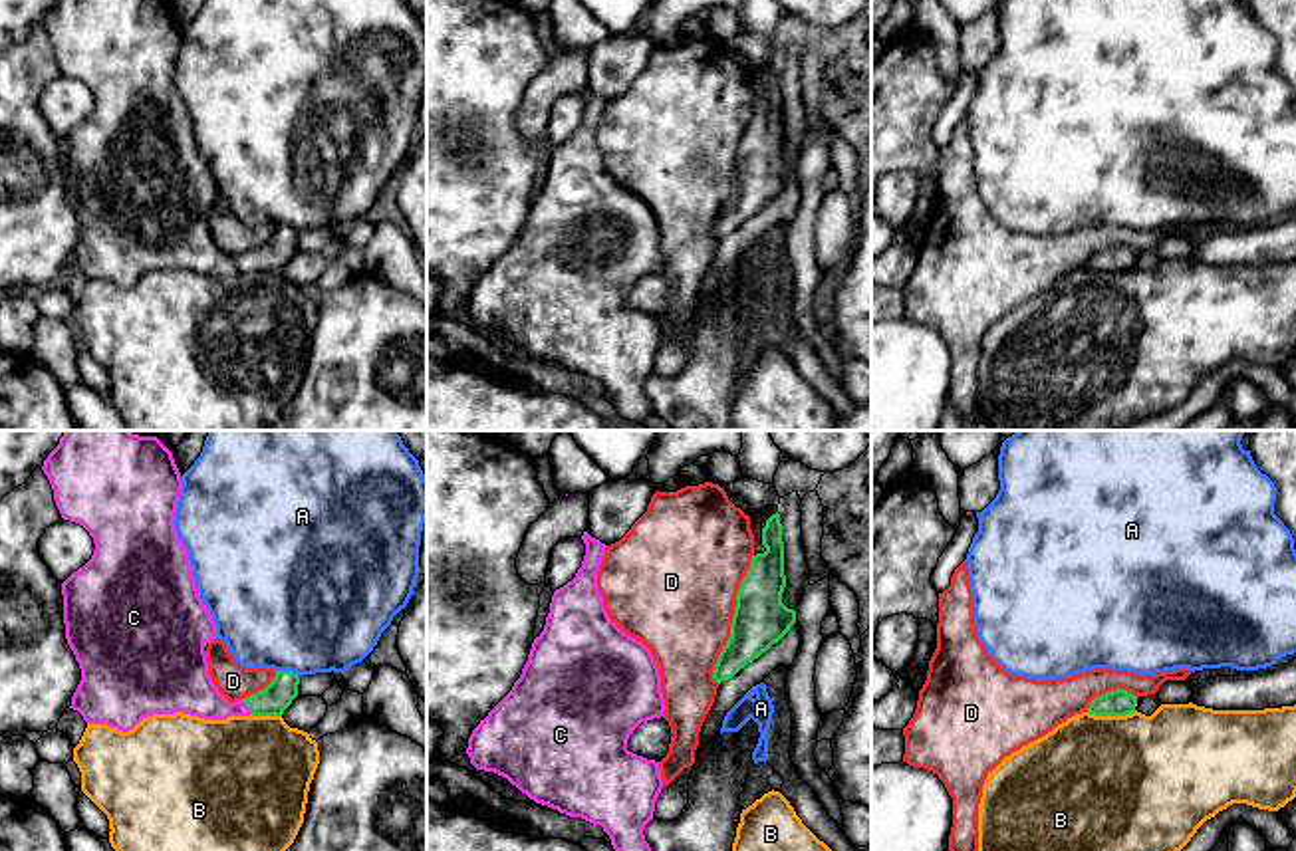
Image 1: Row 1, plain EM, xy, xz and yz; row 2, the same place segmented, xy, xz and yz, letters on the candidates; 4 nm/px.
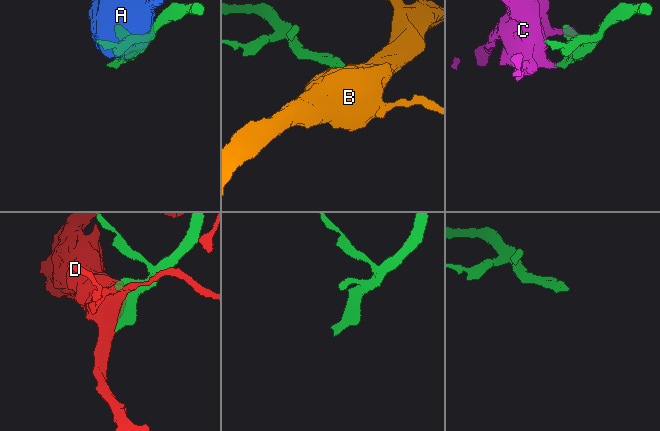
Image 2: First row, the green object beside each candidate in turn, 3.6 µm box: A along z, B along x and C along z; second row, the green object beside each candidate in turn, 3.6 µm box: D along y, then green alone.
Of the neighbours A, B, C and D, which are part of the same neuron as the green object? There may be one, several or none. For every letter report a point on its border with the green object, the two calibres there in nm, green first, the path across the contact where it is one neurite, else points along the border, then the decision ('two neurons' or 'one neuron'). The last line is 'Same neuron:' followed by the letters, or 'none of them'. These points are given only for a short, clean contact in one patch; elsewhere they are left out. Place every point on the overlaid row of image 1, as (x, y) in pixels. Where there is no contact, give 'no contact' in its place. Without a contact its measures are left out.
A: meets green in xy at (288, 671); 120 nm thick on the green side, 500 nm on the other; two neurons
B: meets green in yz at (1110, 715); 110 nm thick on the green side, 500 nm on the other; border along yz (1136, 711), (1124, 715), (1086, 713); two neurons
C: meets green in xy at (249, 707); 120 nm thick on the green side, 190 nm on the other; runs through xy (276, 697), (249, 707), (219, 709), (191, 691); one neuron
D: meets green in xz at (733, 619); 220 nm thick on the green side, 480 nm on the other; two neurons
Same neuron: C

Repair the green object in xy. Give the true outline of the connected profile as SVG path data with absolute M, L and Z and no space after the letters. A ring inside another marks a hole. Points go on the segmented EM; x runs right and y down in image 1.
M65 430L42 470L62 518L83 526L95 544L91 559L62 583L65 639L81 669L69 708L87 724L121 732L153 714L282 716L298 696L296 672L276 670L264 690L232 704L208 674L204 645L216 639L216 625L173 524L183 488L173 452L131 430Z

